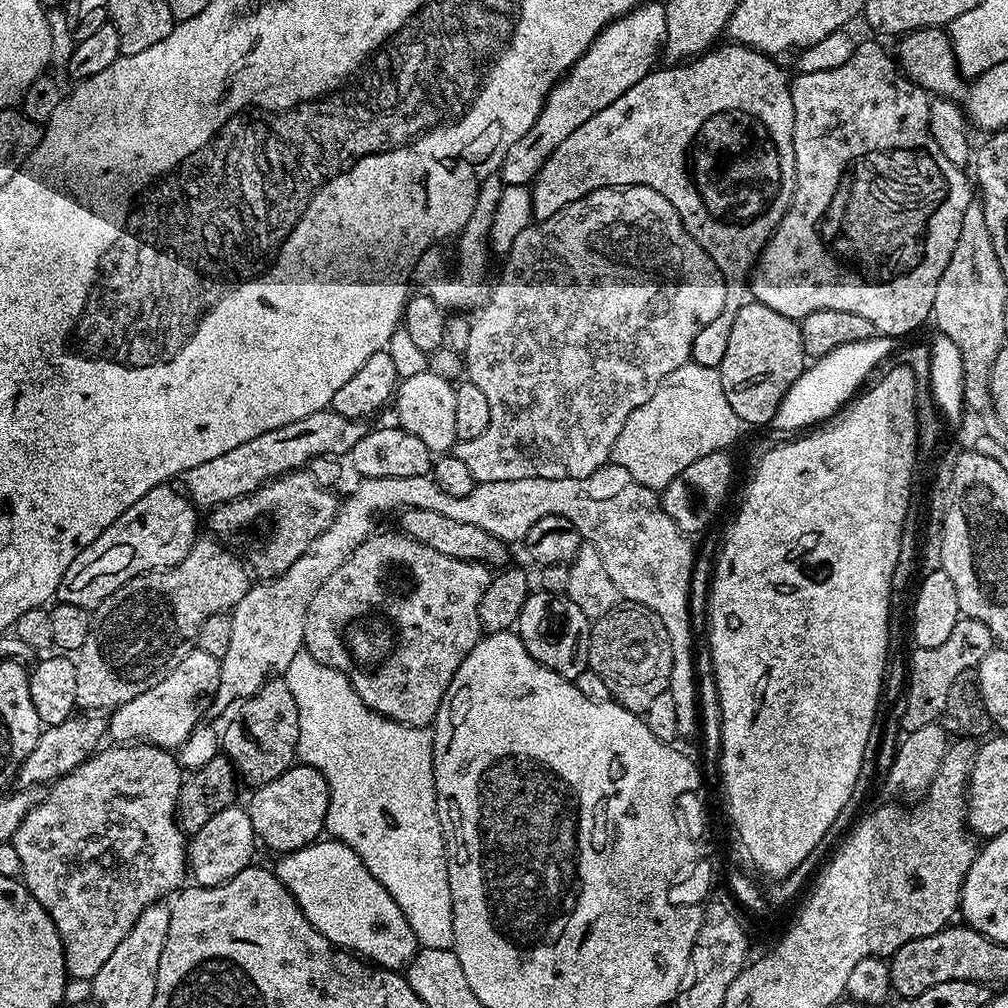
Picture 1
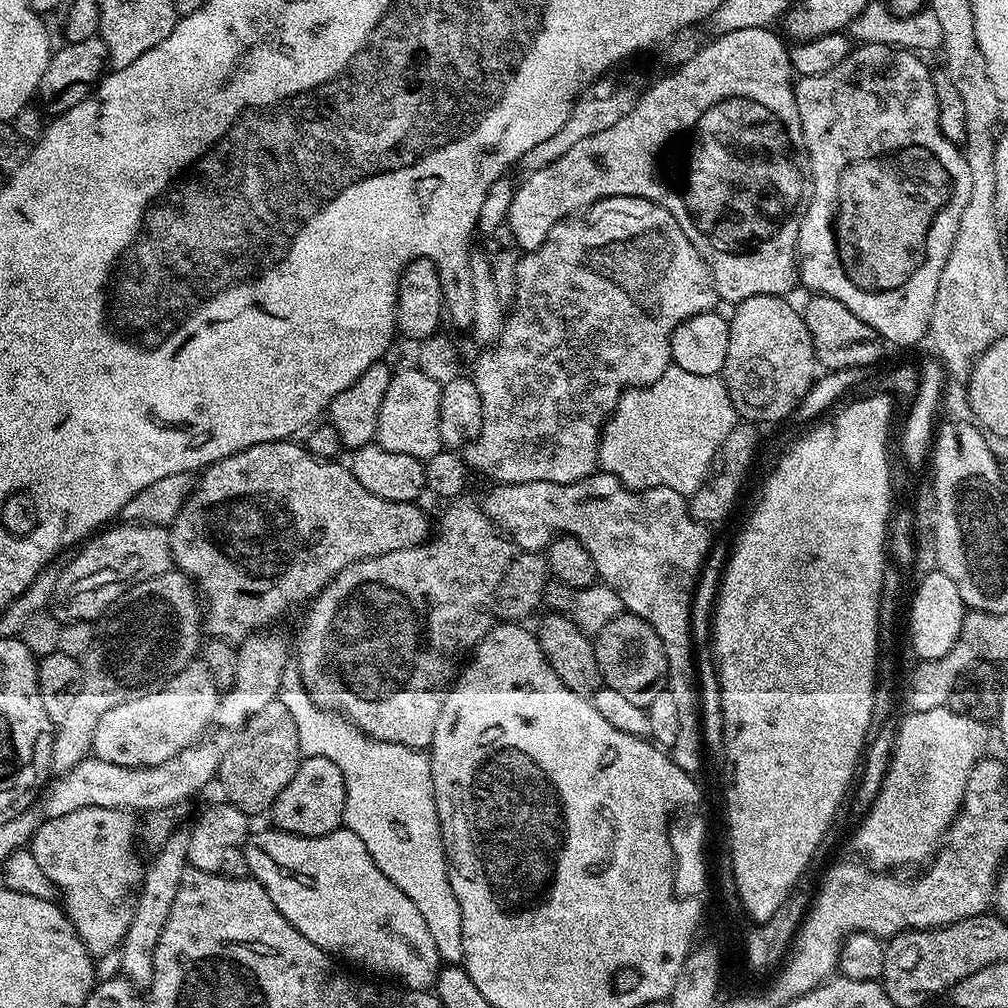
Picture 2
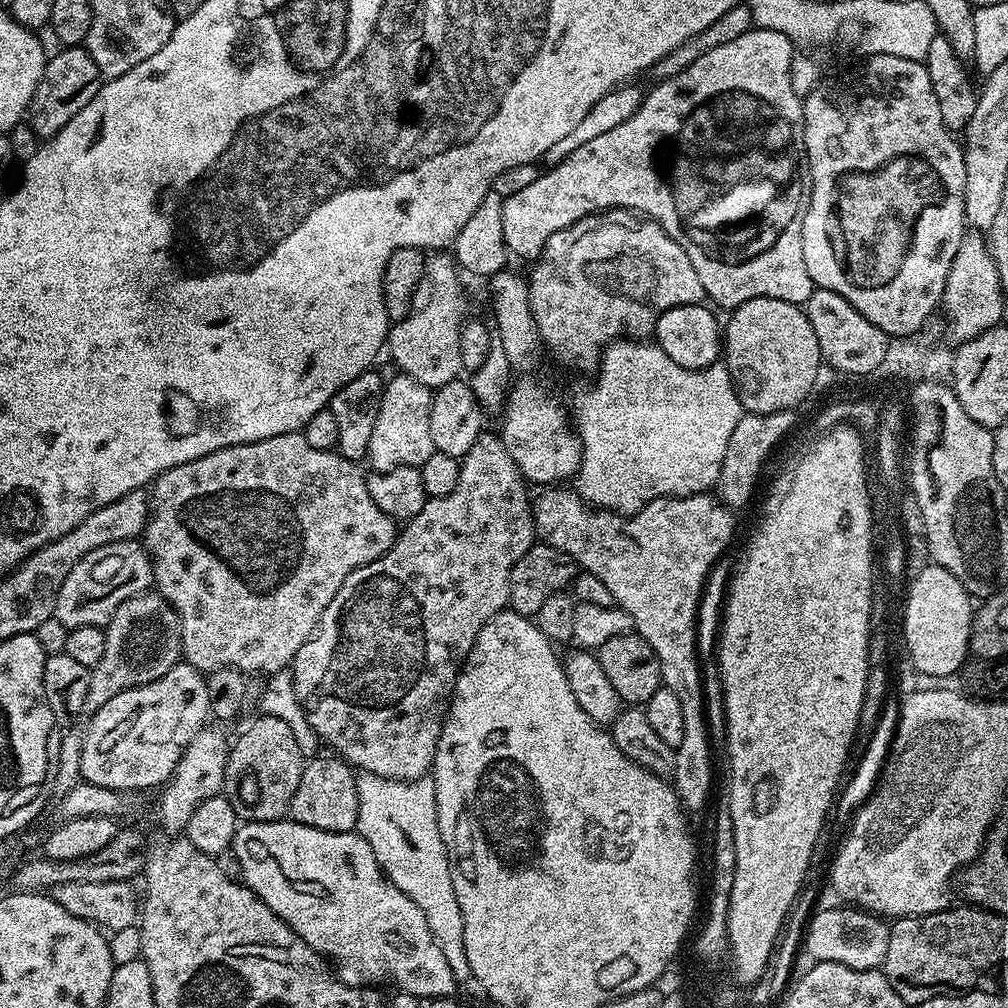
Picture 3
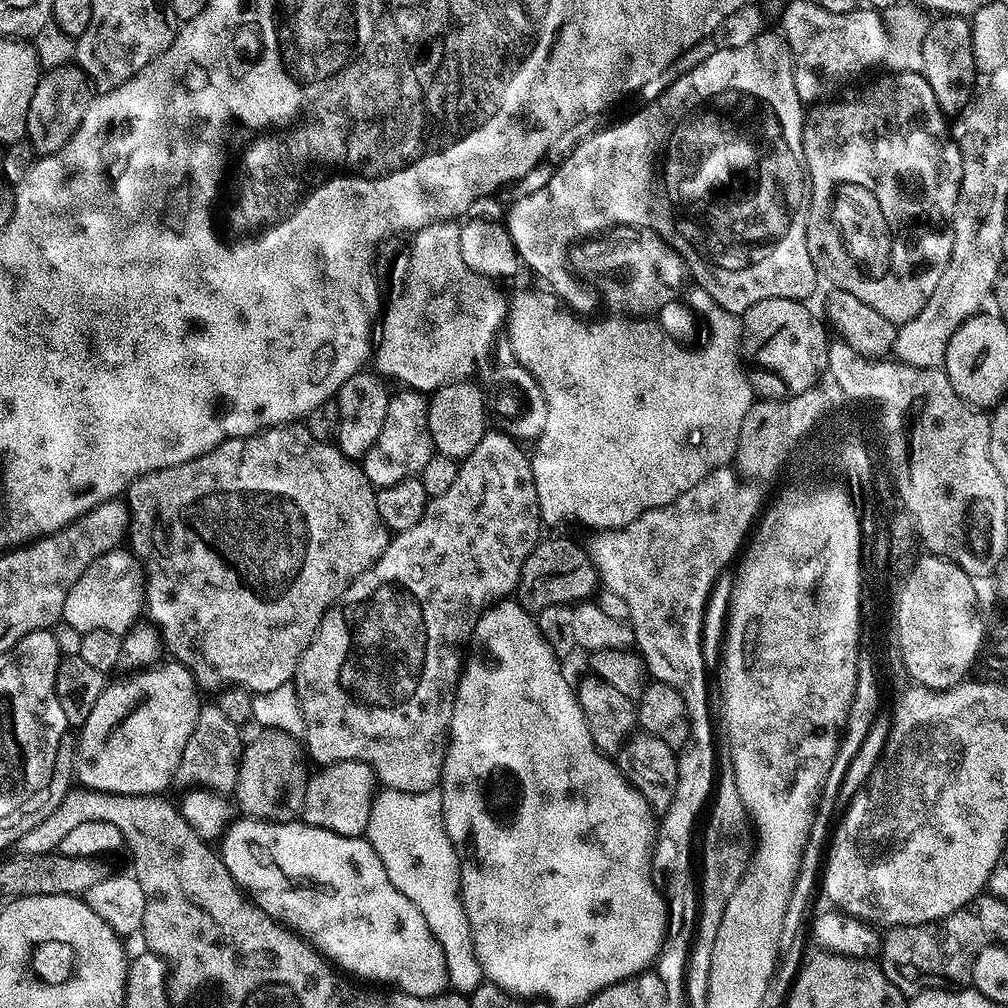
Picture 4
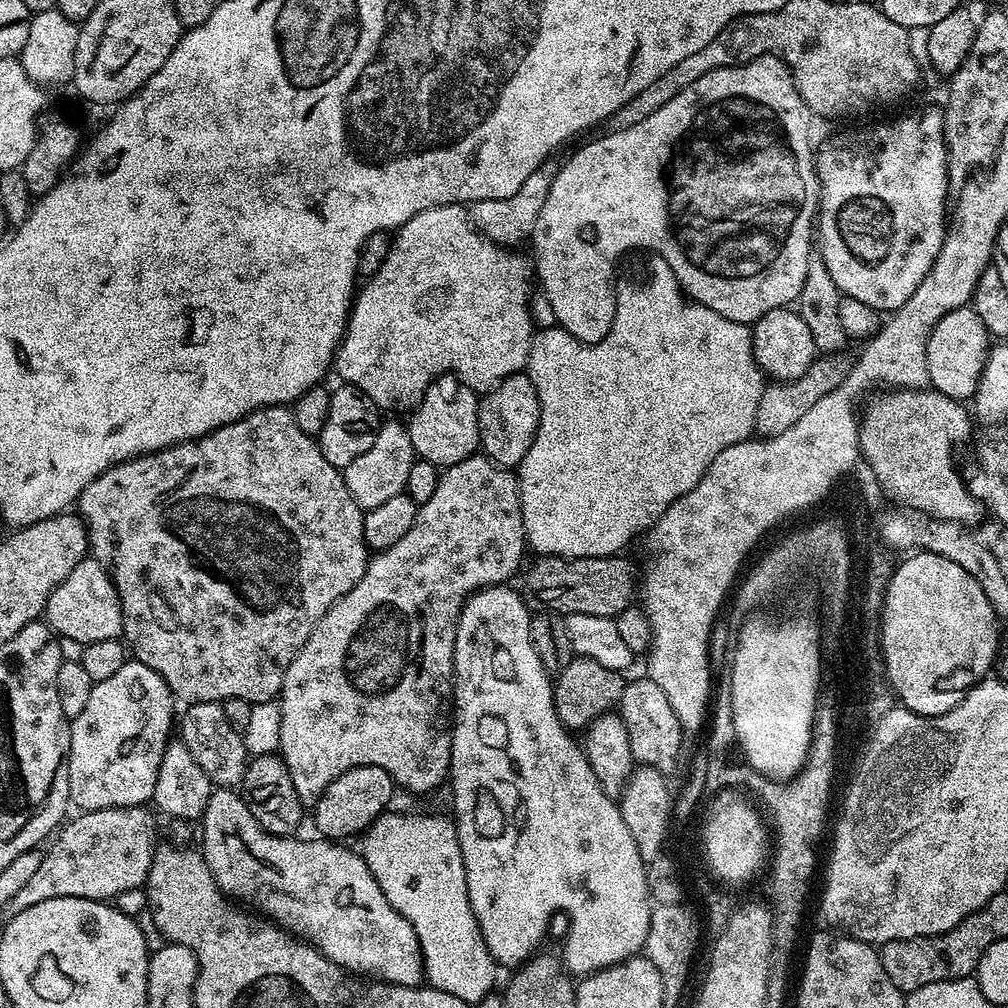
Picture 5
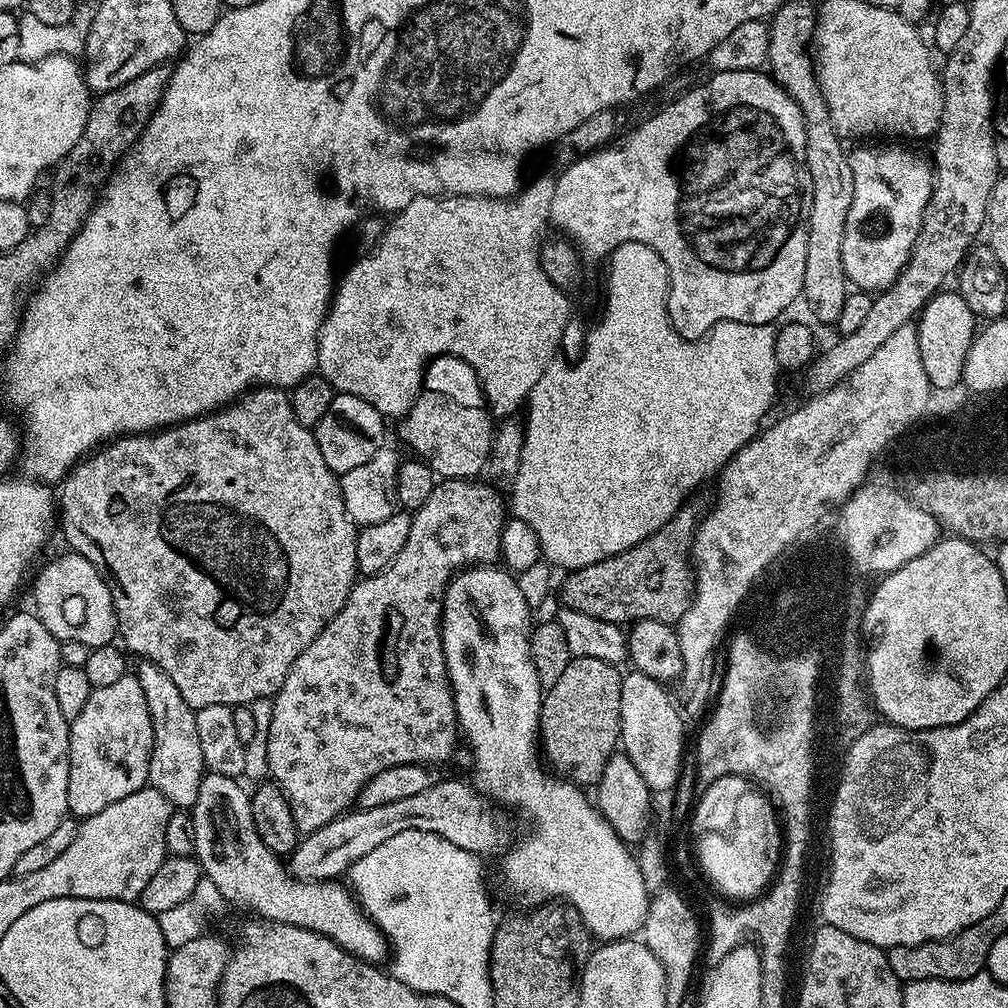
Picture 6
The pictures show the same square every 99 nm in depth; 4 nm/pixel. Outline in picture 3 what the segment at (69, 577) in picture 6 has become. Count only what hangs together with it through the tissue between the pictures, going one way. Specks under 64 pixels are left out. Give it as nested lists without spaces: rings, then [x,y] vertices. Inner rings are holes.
[[[123,540],[90,550],[90,554],[66,574],[66,582],[62,582],[58,590],[55,619],[61,620],[68,629],[78,626],[99,628],[107,625],[118,605],[149,591],[152,583],[152,561],[136,540]]]

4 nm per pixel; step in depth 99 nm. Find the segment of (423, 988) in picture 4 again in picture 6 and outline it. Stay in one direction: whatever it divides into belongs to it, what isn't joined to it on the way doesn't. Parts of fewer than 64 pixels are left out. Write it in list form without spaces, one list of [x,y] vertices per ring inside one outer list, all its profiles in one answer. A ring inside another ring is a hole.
[[[208,772],[202,778],[202,786],[198,790],[198,798],[190,810],[192,816],[192,844],[196,847],[195,859],[198,861],[203,875],[208,877],[218,890],[222,898],[233,908],[245,908],[253,912],[253,917],[273,924],[289,924],[305,928],[311,932],[322,934],[334,941],[338,947],[344,948],[361,962],[379,965],[380,959],[387,957],[390,945],[383,932],[376,923],[368,919],[353,893],[340,885],[336,880],[297,880],[291,875],[285,861],[269,850],[262,838],[258,838],[254,818],[252,817],[252,802],[249,793],[240,789],[241,781],[237,778],[226,778],[222,774]]]

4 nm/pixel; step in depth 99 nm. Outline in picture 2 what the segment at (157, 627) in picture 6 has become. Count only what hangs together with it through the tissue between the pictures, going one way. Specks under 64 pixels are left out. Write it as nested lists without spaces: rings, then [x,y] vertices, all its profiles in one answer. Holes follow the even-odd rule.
[[[291,439],[262,442],[241,452],[236,452],[232,456],[222,458],[217,464],[209,464],[199,473],[200,480],[198,476],[192,491],[188,494],[188,501],[182,506],[182,510],[170,525],[173,565],[195,583],[197,593],[202,597],[202,624],[209,637],[243,642],[257,630],[264,630],[272,626],[268,624],[274,623],[283,612],[290,611],[295,604],[300,604],[303,600],[305,602],[315,600],[317,594],[343,568],[350,566],[356,560],[390,554],[394,550],[403,548],[413,548],[429,539],[428,516],[419,508],[421,506],[419,503],[410,500],[394,502],[386,498],[378,498],[374,494],[370,494],[370,490],[366,490],[362,486],[362,482],[358,482],[358,478],[354,478],[351,467],[344,465],[343,468],[340,462],[319,460],[316,456],[309,454],[303,443],[292,443],[296,442]]]

